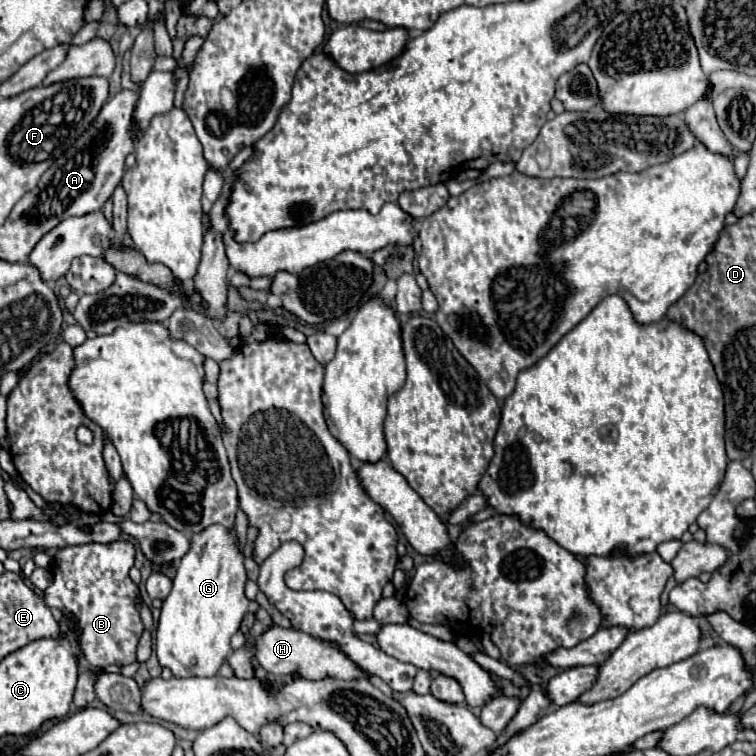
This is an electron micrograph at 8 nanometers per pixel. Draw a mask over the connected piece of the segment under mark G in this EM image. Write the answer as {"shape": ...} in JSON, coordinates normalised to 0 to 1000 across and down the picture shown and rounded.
{"shape":[[[278,694],[267,705],[254,710],[254,726],[241,737],[230,774],[220,795],[214,798],[214,811],[206,832],[206,866],[214,882],[222,882],[230,896],[246,893],[288,893],[294,877],[307,864],[304,845],[317,832],[317,821],[325,808],[339,808],[341,798],[323,790],[325,771],[323,737],[312,724],[310,700],[296,700],[294,694]]]}

